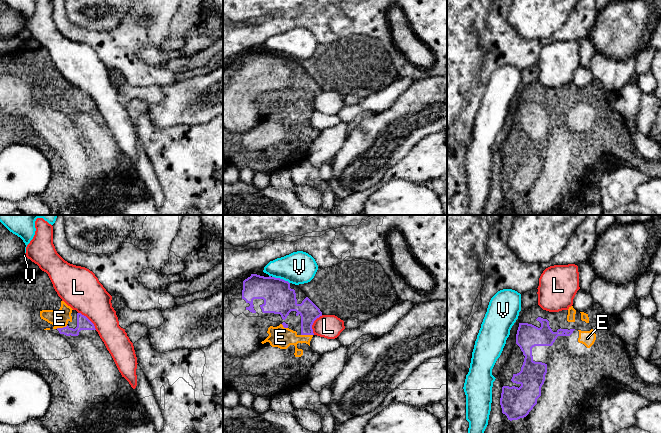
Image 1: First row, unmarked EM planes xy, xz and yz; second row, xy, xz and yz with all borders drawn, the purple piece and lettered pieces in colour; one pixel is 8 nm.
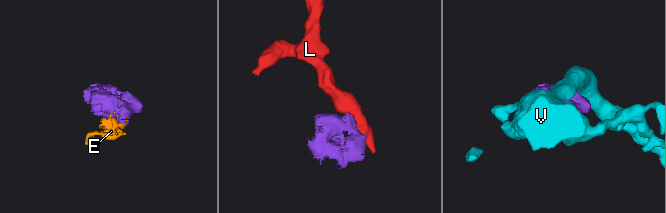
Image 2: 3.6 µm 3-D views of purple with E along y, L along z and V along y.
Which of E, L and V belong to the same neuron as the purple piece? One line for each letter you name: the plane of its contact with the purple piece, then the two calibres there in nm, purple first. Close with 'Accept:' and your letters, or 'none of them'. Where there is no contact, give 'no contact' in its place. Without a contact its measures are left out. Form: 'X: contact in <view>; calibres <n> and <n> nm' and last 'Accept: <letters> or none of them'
E: contact in xz; calibres 160 and 170 nm
Accept: E

